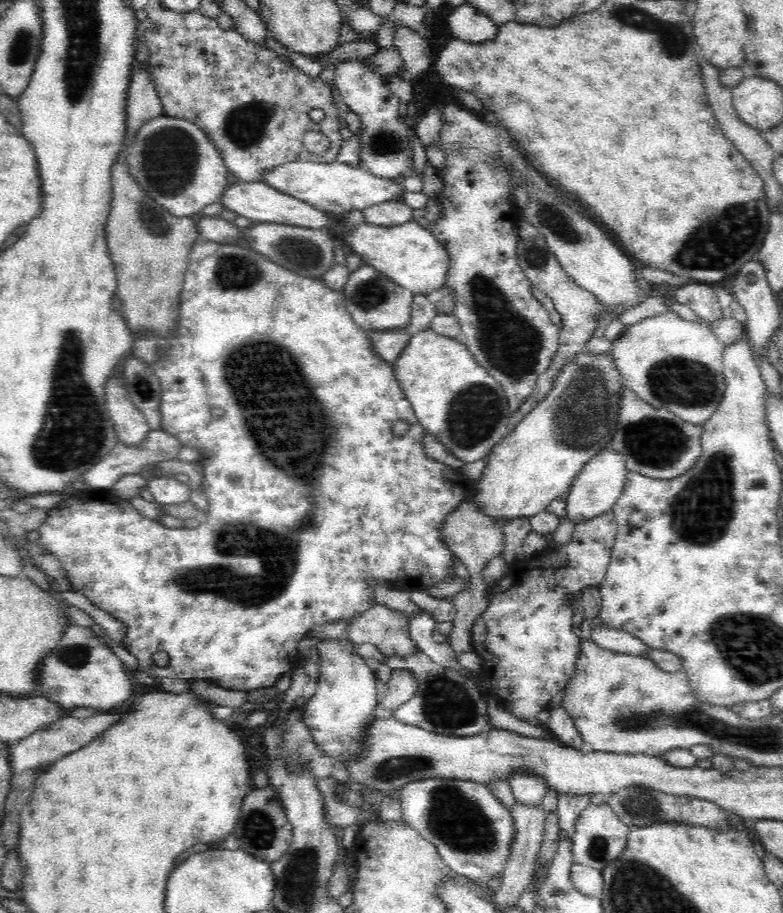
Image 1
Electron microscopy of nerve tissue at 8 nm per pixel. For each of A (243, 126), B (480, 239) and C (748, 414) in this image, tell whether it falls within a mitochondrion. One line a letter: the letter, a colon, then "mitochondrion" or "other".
A: mitochondrion
B: other
C: other

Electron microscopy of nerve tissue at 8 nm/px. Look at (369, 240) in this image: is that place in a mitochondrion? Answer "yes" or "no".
no

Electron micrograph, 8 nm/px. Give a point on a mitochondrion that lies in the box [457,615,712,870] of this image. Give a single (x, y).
(639, 806)

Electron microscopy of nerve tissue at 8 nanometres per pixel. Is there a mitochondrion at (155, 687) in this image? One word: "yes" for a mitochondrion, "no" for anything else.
no

